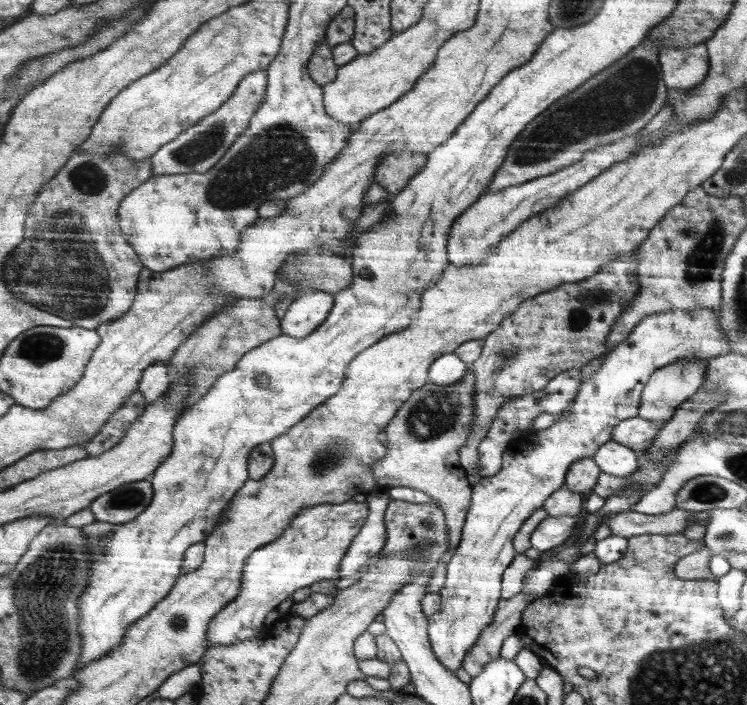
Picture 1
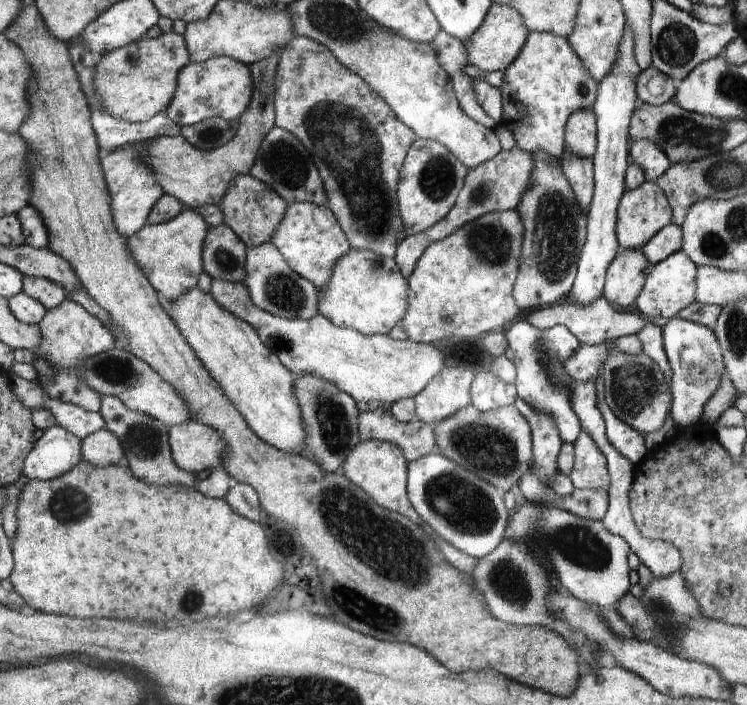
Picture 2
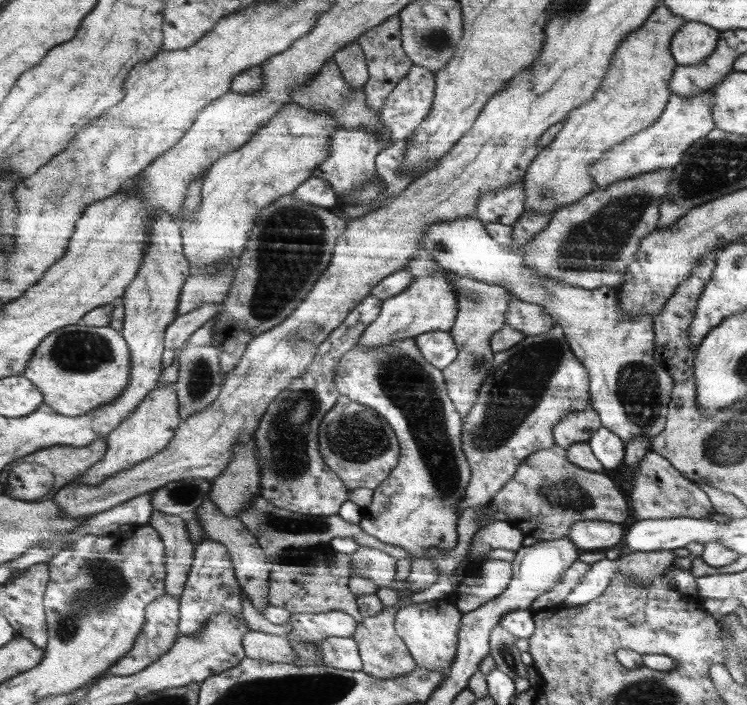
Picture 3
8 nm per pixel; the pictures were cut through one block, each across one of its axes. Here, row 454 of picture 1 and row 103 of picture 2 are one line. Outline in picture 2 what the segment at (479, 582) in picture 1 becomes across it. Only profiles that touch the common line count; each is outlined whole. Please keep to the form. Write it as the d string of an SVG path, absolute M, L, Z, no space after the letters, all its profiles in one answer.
M529 31L528 40L520 56L506 70L503 70L503 83L499 88L501 98L504 100L502 124L514 134L517 145L523 151L544 149L560 158L564 152L564 132L569 114L586 107L592 108L597 98L598 88L600 84L588 73L588 68L569 45L567 37Z

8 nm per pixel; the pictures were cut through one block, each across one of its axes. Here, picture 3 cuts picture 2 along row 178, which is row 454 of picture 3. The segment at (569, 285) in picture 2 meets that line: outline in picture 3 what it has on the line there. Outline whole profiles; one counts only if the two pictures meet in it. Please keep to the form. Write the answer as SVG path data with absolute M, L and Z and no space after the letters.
M557 444L552 448L540 450L537 453L533 453L532 456L526 457L518 465L517 473L506 482L504 488L495 494L489 504L497 512L505 512L508 515L506 522L510 523L512 528L520 530L523 539L533 537L538 542L568 537L572 524L582 520L598 520L622 524L630 518L628 504L626 504L624 496L620 496L620 490L616 488L616 484L608 476L604 476L604 473L599 473L598 471L588 472L588 470L575 465L567 457L567 449Z

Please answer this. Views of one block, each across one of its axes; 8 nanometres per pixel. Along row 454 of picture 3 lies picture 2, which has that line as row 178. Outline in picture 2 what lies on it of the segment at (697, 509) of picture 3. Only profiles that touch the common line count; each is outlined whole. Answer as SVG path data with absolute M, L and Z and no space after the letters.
M632 141L629 143L630 162L645 171L646 181L656 183L672 163L663 151L652 141Z

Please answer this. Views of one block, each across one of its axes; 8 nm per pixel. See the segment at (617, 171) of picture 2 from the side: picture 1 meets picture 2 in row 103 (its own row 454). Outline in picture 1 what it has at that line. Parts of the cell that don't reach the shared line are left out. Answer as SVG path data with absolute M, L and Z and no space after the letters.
M611 440L602 445L593 456L594 462L601 467L602 472L624 478L638 468L638 456L635 450Z

